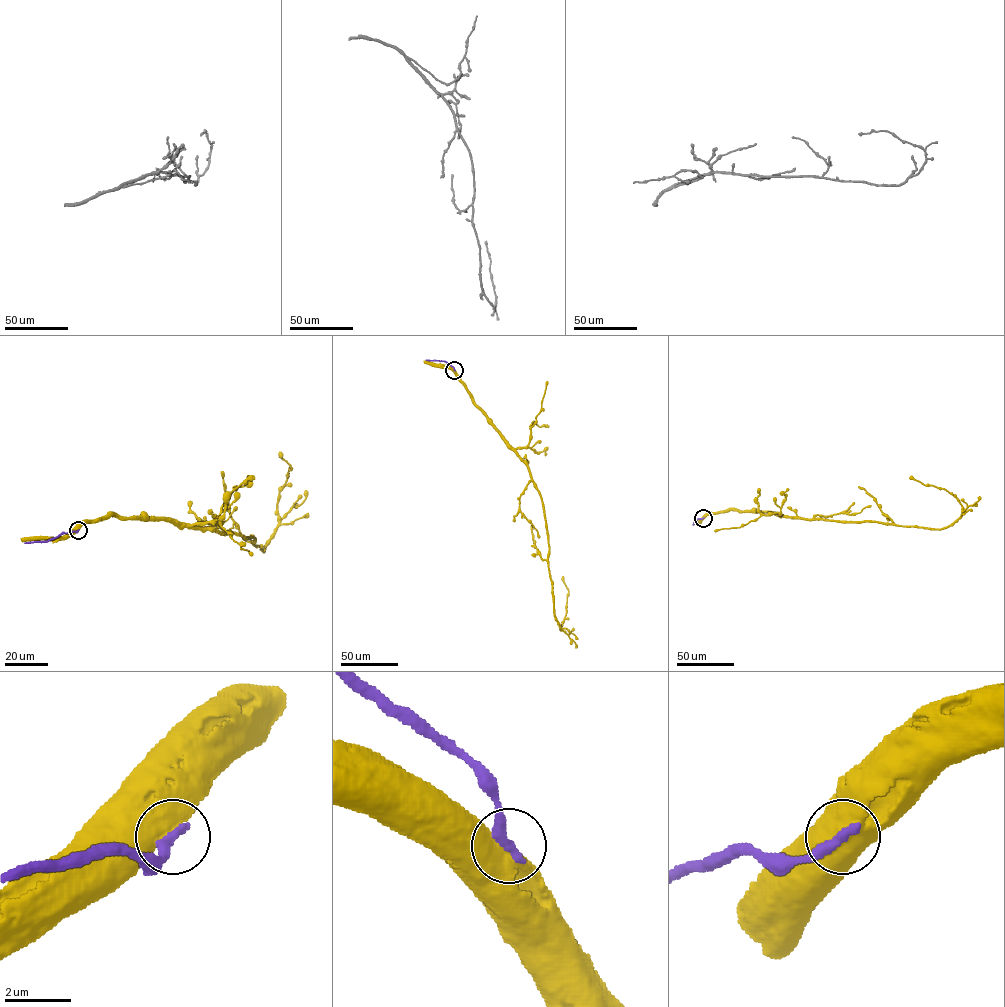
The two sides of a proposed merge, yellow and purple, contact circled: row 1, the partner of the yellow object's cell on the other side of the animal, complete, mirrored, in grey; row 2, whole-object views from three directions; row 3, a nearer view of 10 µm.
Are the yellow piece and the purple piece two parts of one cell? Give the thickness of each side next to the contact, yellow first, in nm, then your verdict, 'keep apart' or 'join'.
900 nm thick on the yellow side, 400 nm on the other; keep apart

